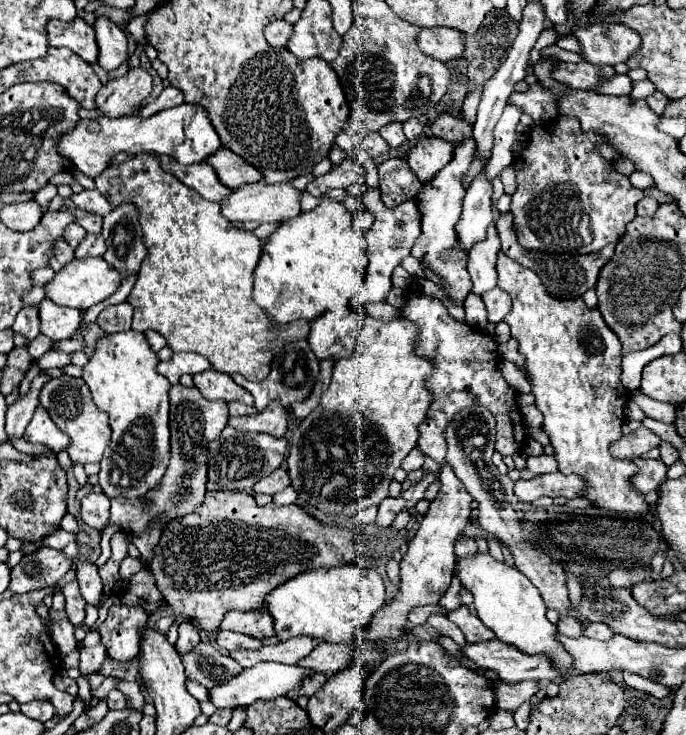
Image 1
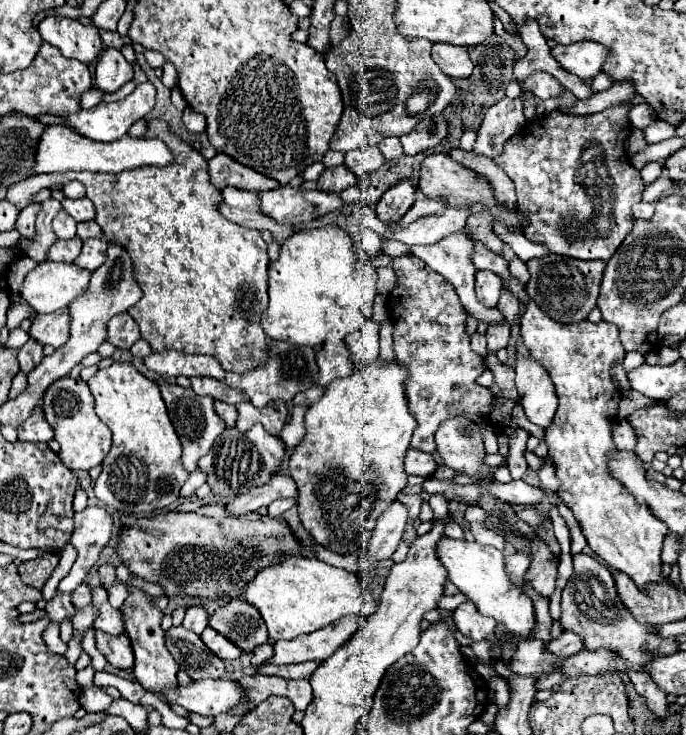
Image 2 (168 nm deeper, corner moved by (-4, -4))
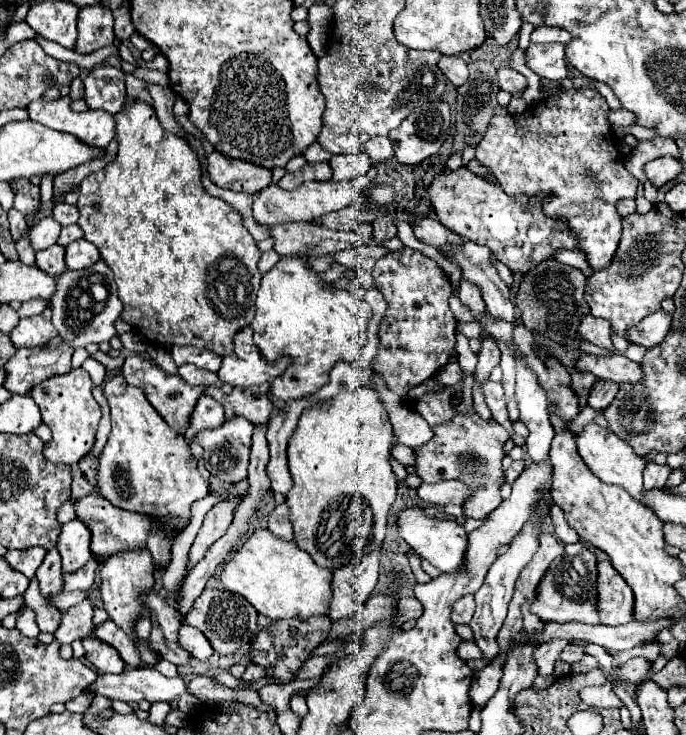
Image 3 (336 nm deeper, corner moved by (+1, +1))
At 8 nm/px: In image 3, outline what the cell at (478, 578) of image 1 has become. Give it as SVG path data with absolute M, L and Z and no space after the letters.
M420 506L404 508L396 514L396 526L400 532L400 538L424 560L428 560L432 566L436 566L442 572L454 572L462 568L464 554L466 554L466 530L456 520L442 520L436 516L428 516Z

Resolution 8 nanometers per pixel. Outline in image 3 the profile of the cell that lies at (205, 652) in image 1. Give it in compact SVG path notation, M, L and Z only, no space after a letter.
M156 592L142 594L142 604L150 610L152 632L150 632L150 648L158 652L160 658L170 660L172 664L180 666L190 660L190 654L178 646L178 628L182 618L176 610L170 610L166 602Z

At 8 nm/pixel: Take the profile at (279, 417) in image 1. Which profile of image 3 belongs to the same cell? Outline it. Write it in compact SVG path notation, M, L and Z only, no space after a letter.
M238 386L230 392L230 394L224 394L220 392L218 388L206 388L206 394L208 396L214 396L228 412L228 416L242 416L242 418L248 418L250 422L254 424L264 424L268 422L270 418L270 412L272 412L272 402L268 400L268 388L266 386L254 386L250 390L238 390Z

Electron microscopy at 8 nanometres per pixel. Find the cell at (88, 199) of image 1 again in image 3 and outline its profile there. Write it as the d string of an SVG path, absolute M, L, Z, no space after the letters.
M62 202L62 204L56 204L56 206L54 206L52 216L54 216L54 220L56 220L60 226L70 226L70 224L76 224L76 220L78 220L78 210L76 210L76 206L70 206L70 204Z

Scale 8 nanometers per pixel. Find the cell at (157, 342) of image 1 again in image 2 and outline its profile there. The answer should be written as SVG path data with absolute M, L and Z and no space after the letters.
M129 313L123 315L115 315L115 319L111 319L107 323L107 341L113 343L115 347L121 349L129 349L133 343L137 343L141 339L141 331L139 325L131 319Z

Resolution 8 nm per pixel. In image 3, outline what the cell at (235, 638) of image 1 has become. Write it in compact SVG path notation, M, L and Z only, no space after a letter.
M188 624L180 626L178 642L196 660L208 660L214 654L214 650L210 648L210 642L204 638L204 634L198 628L192 628Z

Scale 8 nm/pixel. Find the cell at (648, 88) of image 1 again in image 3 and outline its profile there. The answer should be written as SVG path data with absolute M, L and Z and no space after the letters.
M560 90L558 96L528 106L522 114L494 116L490 120L488 132L476 148L476 158L492 170L498 178L502 190L510 196L546 196L542 198L544 212L564 220L574 234L580 238L580 248L588 256L594 270L604 270L610 266L614 252L618 250L622 234L622 218L616 212L616 202L622 198L634 198L640 180L624 168L624 160L616 150L618 142L612 134L612 126L606 118L608 104L594 90Z

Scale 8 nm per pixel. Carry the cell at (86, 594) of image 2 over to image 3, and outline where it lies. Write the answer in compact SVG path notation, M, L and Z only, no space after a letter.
M92 556L90 562L86 562L86 566L82 566L78 572L64 574L64 588L66 590L88 590L94 584L96 568L98 568L98 560Z

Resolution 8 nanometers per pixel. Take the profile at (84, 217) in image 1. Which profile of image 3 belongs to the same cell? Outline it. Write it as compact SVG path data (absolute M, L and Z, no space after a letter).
M72 224L72 226L62 228L62 232L60 232L56 244L60 244L60 246L68 246L70 242L74 242L74 240L78 240L78 238L82 238L82 230L80 230L78 224Z

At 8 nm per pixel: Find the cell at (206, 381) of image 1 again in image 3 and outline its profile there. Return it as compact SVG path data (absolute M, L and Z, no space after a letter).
M182 364L182 366L178 368L178 374L180 374L188 384L192 384L192 386L218 386L218 388L222 388L222 392L226 392L226 394L232 392L232 388L230 388L228 384L220 382L214 372L200 370L200 368L192 366L192 364Z

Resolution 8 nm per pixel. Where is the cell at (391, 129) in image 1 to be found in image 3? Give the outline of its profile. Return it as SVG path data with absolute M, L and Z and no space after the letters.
M372 138L370 142L364 144L364 152L370 156L372 164L384 162L384 160L388 160L388 158L394 156L392 144L390 144L388 138Z

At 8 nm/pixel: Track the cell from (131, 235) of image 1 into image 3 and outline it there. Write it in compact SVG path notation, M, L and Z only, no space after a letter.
M102 260L84 270L66 270L58 278L56 292L50 298L50 308L52 324L56 326L62 340L72 348L84 348L92 342L108 342L112 336L116 336L114 322L120 318L122 312L122 302L118 298L112 270Z

